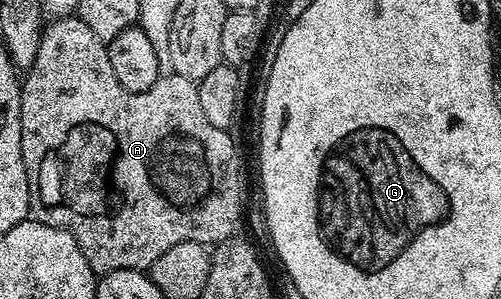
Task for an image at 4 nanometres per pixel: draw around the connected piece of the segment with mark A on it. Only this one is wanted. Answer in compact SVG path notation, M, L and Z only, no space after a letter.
M76 17L52 20L42 30L39 53L33 66L21 79L21 148L29 178L29 210L32 218L66 230L78 243L87 264L98 276L109 275L113 271L145 271L152 263L159 261L159 257L163 257L171 245L179 245L183 241L216 245L238 234L237 226L245 211L245 167L241 164L241 155L233 138L230 132L219 129L219 125L211 125L207 113L203 113L194 80L175 74L166 75L143 93L131 93L119 85L115 69L111 69L108 46L95 37L91 29L87 29L82 19Z

